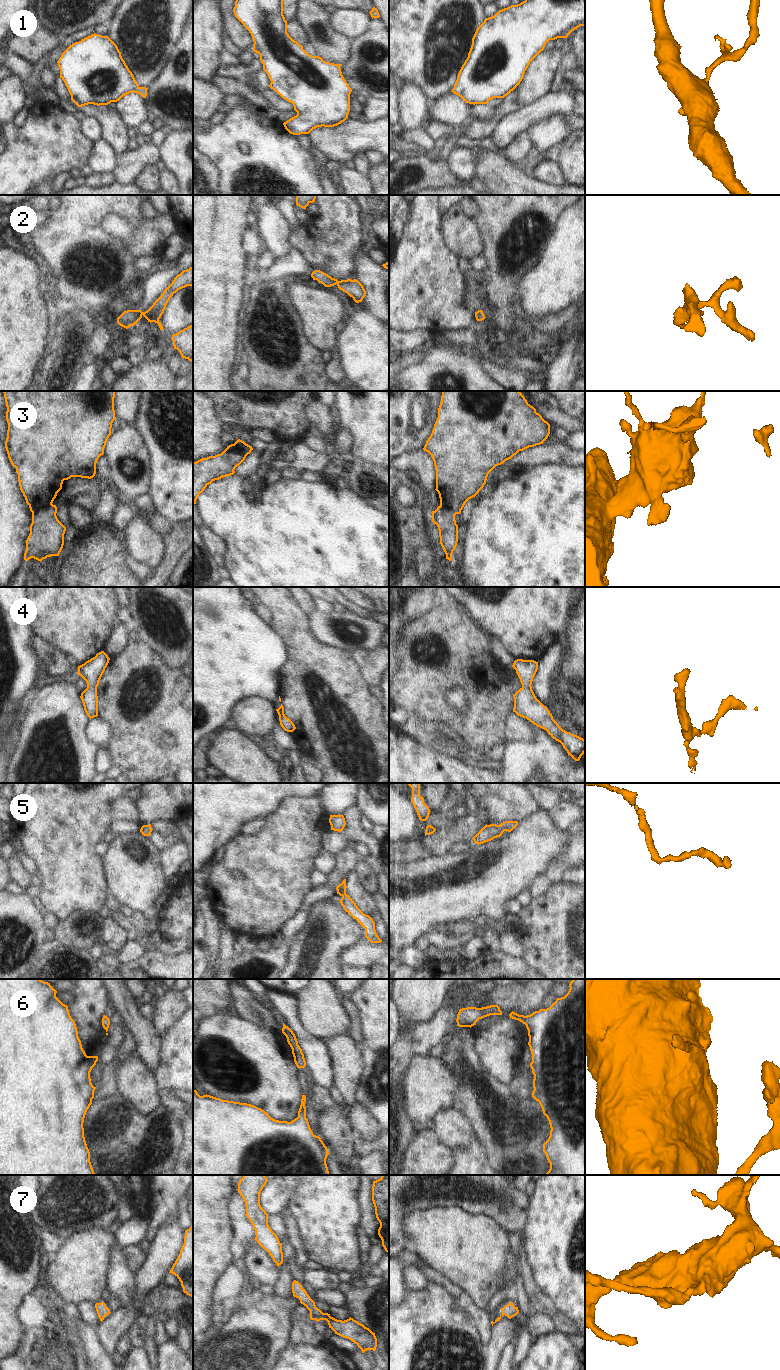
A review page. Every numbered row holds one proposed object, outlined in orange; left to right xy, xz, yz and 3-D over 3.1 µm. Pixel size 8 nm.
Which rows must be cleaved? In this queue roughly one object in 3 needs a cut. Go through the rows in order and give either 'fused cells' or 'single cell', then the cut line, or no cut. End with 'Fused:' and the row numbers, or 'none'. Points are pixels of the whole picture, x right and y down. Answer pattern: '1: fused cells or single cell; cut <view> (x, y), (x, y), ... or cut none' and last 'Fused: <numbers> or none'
1: single cell; cut none
2: single cell; cut none
3: fused cells; cut xy (51, 503), (36, 509), (32, 513)
4: single cell; cut none
5: single cell; cut none
6: single cell; cut none
7: single cell; cut none
Fused: 3

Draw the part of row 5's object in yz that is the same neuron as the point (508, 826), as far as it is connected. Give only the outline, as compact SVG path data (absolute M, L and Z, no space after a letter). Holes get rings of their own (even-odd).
M505 821L500 825L490 824L485 825L472 839L475 844L483 844L491 841L494 838L502 836L504 831L511 832L518 825L517 821Z

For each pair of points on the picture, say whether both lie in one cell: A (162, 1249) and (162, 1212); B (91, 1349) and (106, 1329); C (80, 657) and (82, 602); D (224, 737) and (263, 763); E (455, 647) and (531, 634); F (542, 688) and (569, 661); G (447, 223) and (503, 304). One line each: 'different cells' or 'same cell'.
A: different cells
B: different cells
C: same cell
D: same cell
E: different cells
F: different cells
G: different cells

